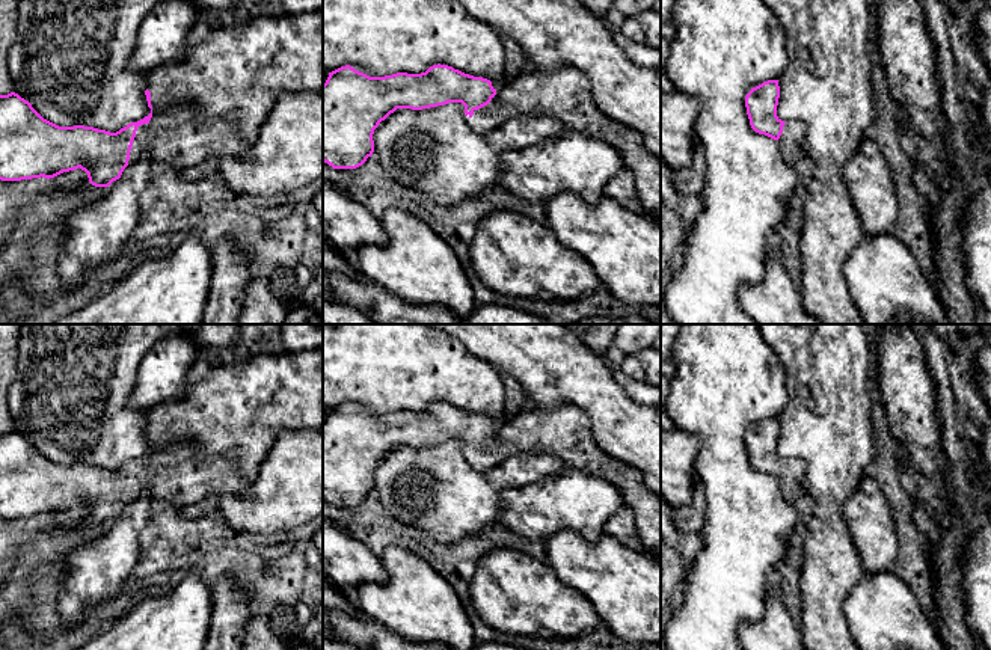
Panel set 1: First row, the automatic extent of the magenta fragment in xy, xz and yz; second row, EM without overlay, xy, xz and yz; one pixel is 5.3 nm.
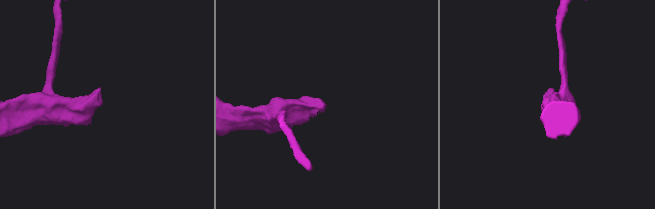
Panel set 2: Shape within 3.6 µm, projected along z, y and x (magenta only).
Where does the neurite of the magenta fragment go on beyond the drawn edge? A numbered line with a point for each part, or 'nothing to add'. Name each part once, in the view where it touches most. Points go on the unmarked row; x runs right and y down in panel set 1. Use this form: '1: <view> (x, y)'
1: xy (211, 441)

